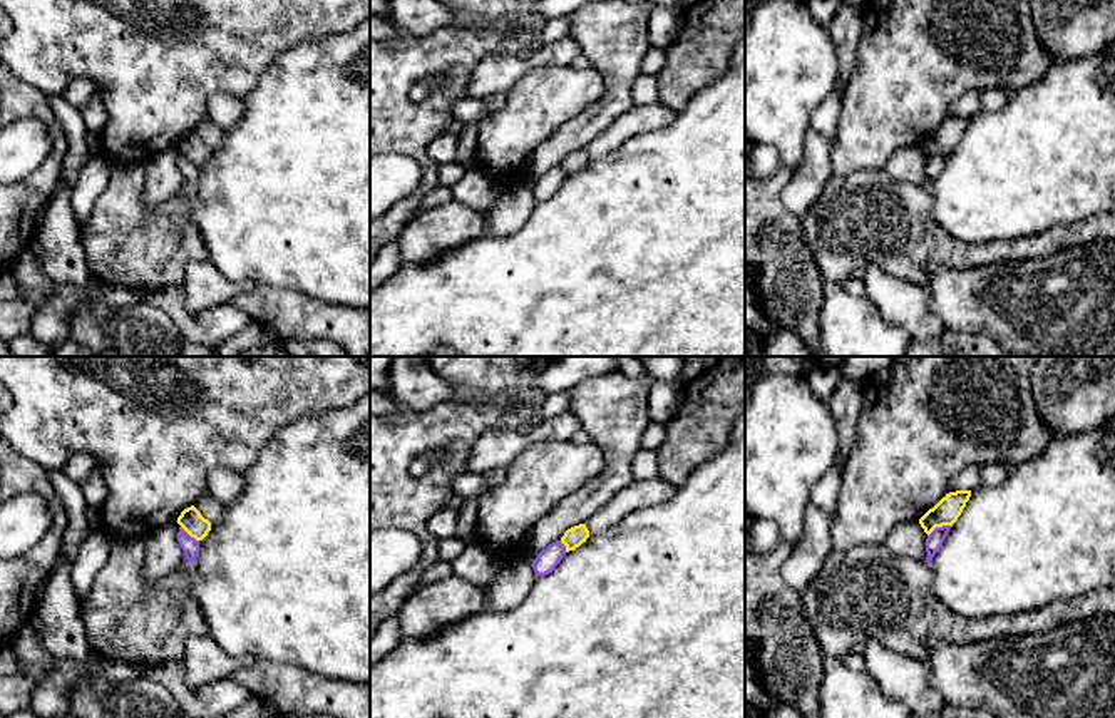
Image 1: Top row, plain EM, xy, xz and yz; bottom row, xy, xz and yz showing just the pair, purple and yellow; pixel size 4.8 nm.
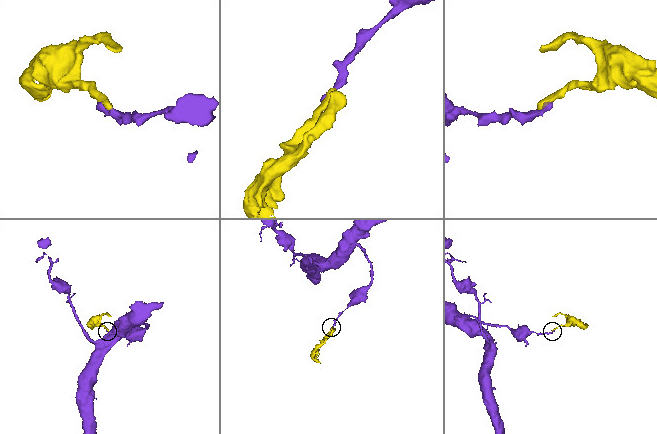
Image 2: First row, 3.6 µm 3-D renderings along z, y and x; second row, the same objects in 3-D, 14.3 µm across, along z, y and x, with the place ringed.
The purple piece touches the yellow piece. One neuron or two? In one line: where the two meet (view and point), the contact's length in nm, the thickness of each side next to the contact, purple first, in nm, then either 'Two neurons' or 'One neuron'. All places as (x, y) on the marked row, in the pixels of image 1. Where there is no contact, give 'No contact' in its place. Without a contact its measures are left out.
Touches purple at yz (940, 528). Shared border 130 nm. Thickness 80 nm (purple) against 120 nm. Two neurons

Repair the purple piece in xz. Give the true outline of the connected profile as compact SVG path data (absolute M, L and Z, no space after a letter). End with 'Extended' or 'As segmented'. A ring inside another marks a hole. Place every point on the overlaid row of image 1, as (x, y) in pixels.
M561 541L549 544L542 549L537 557L532 561L532 569L536 576L546 576L554 571L566 554L566 546Z. As segmented

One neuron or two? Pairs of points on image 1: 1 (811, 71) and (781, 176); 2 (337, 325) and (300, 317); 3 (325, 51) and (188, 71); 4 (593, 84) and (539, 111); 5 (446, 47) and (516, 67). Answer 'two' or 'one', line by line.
1: two
2: one
3: two
4: one
5: two

